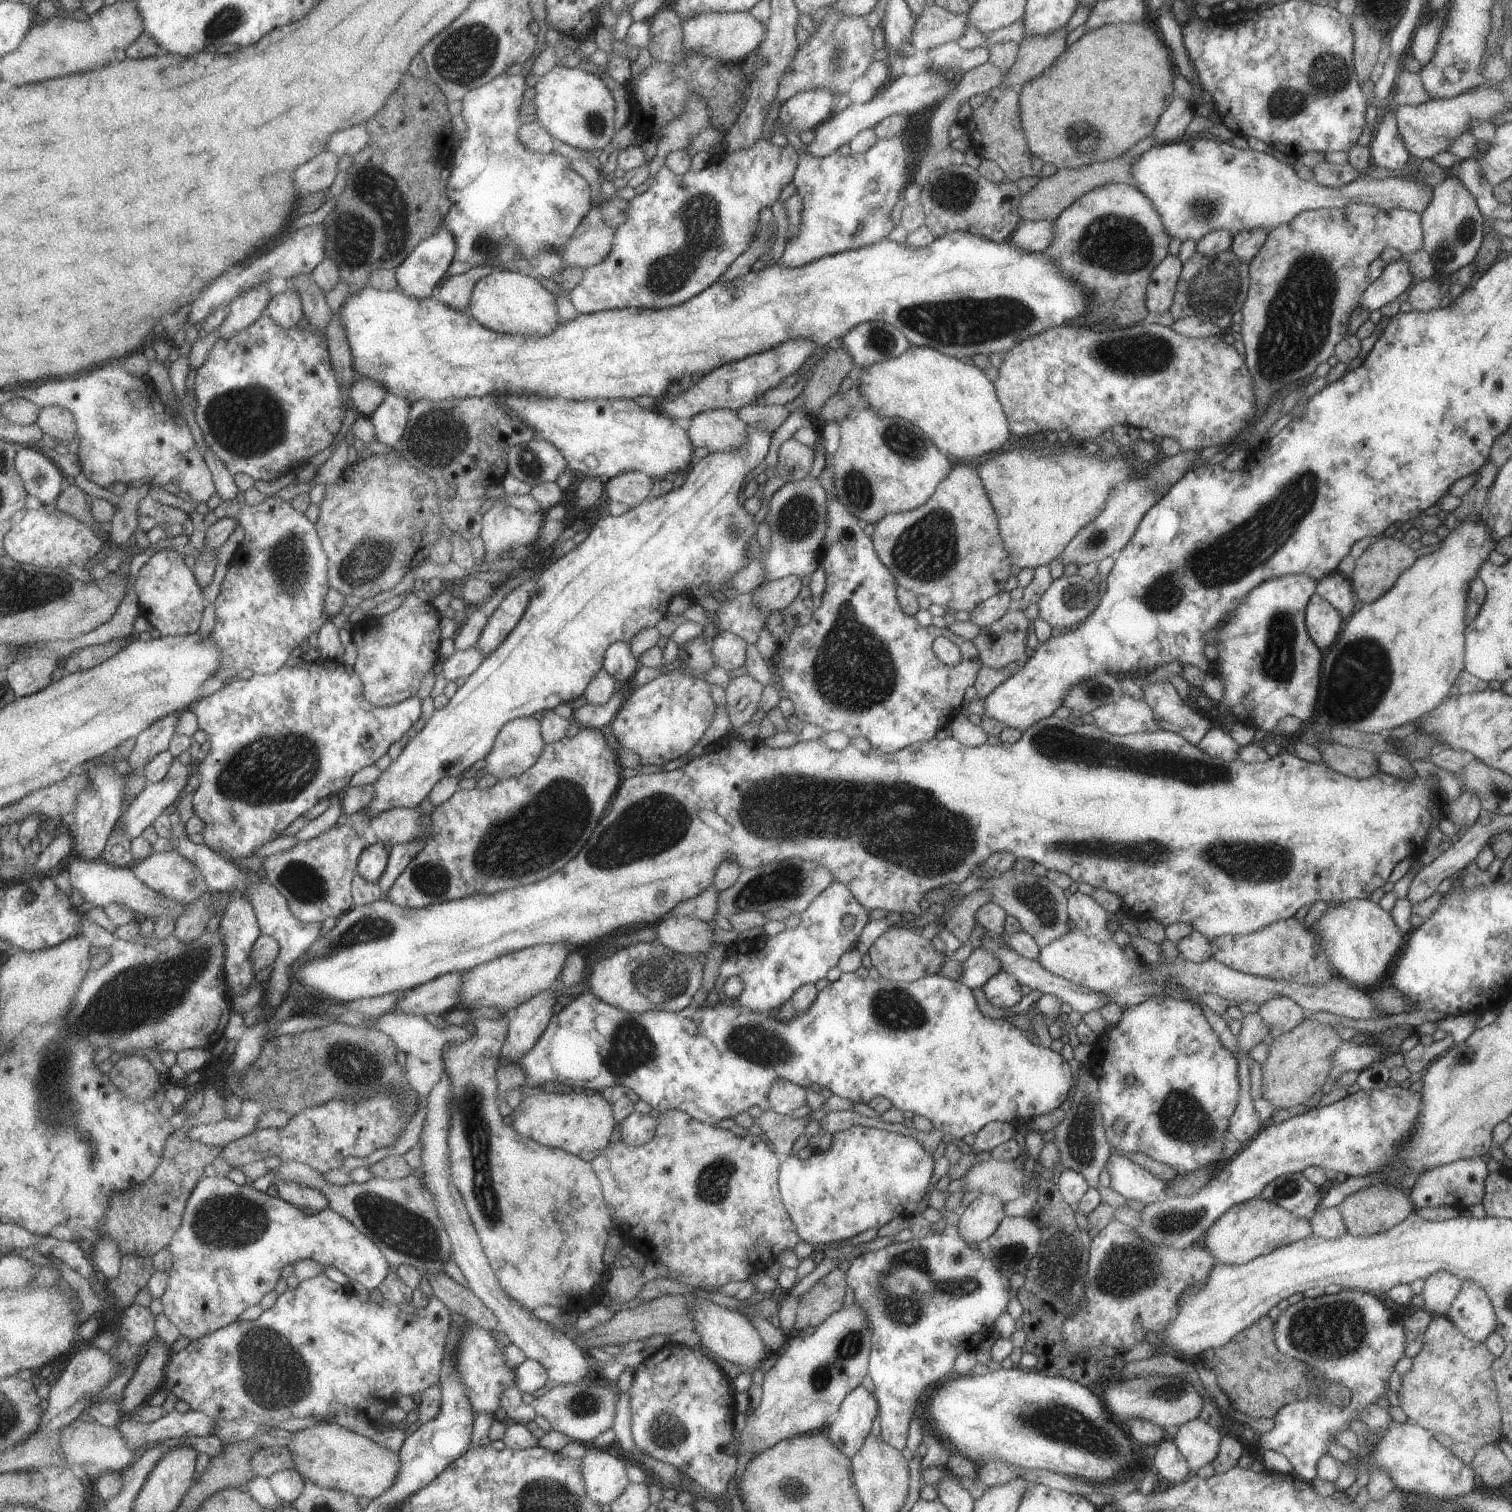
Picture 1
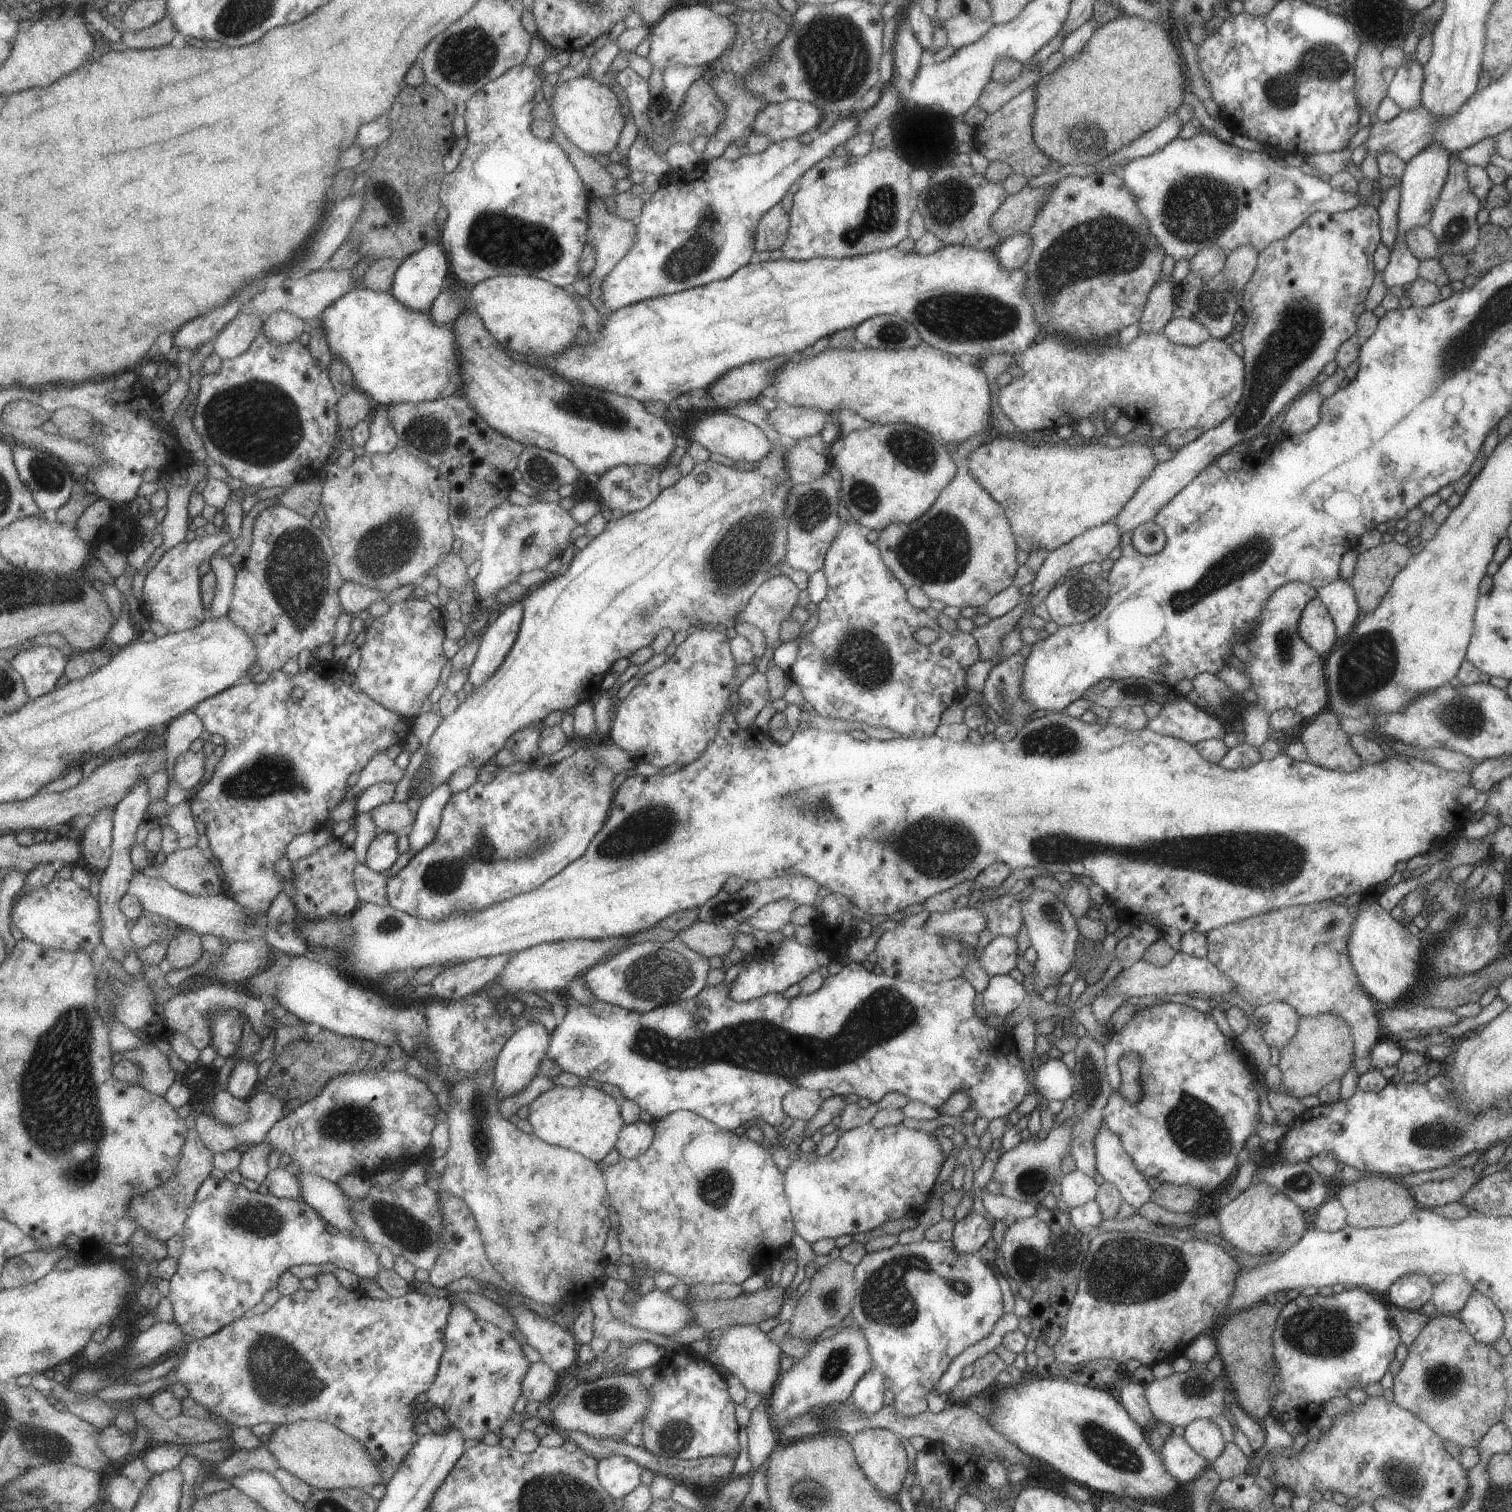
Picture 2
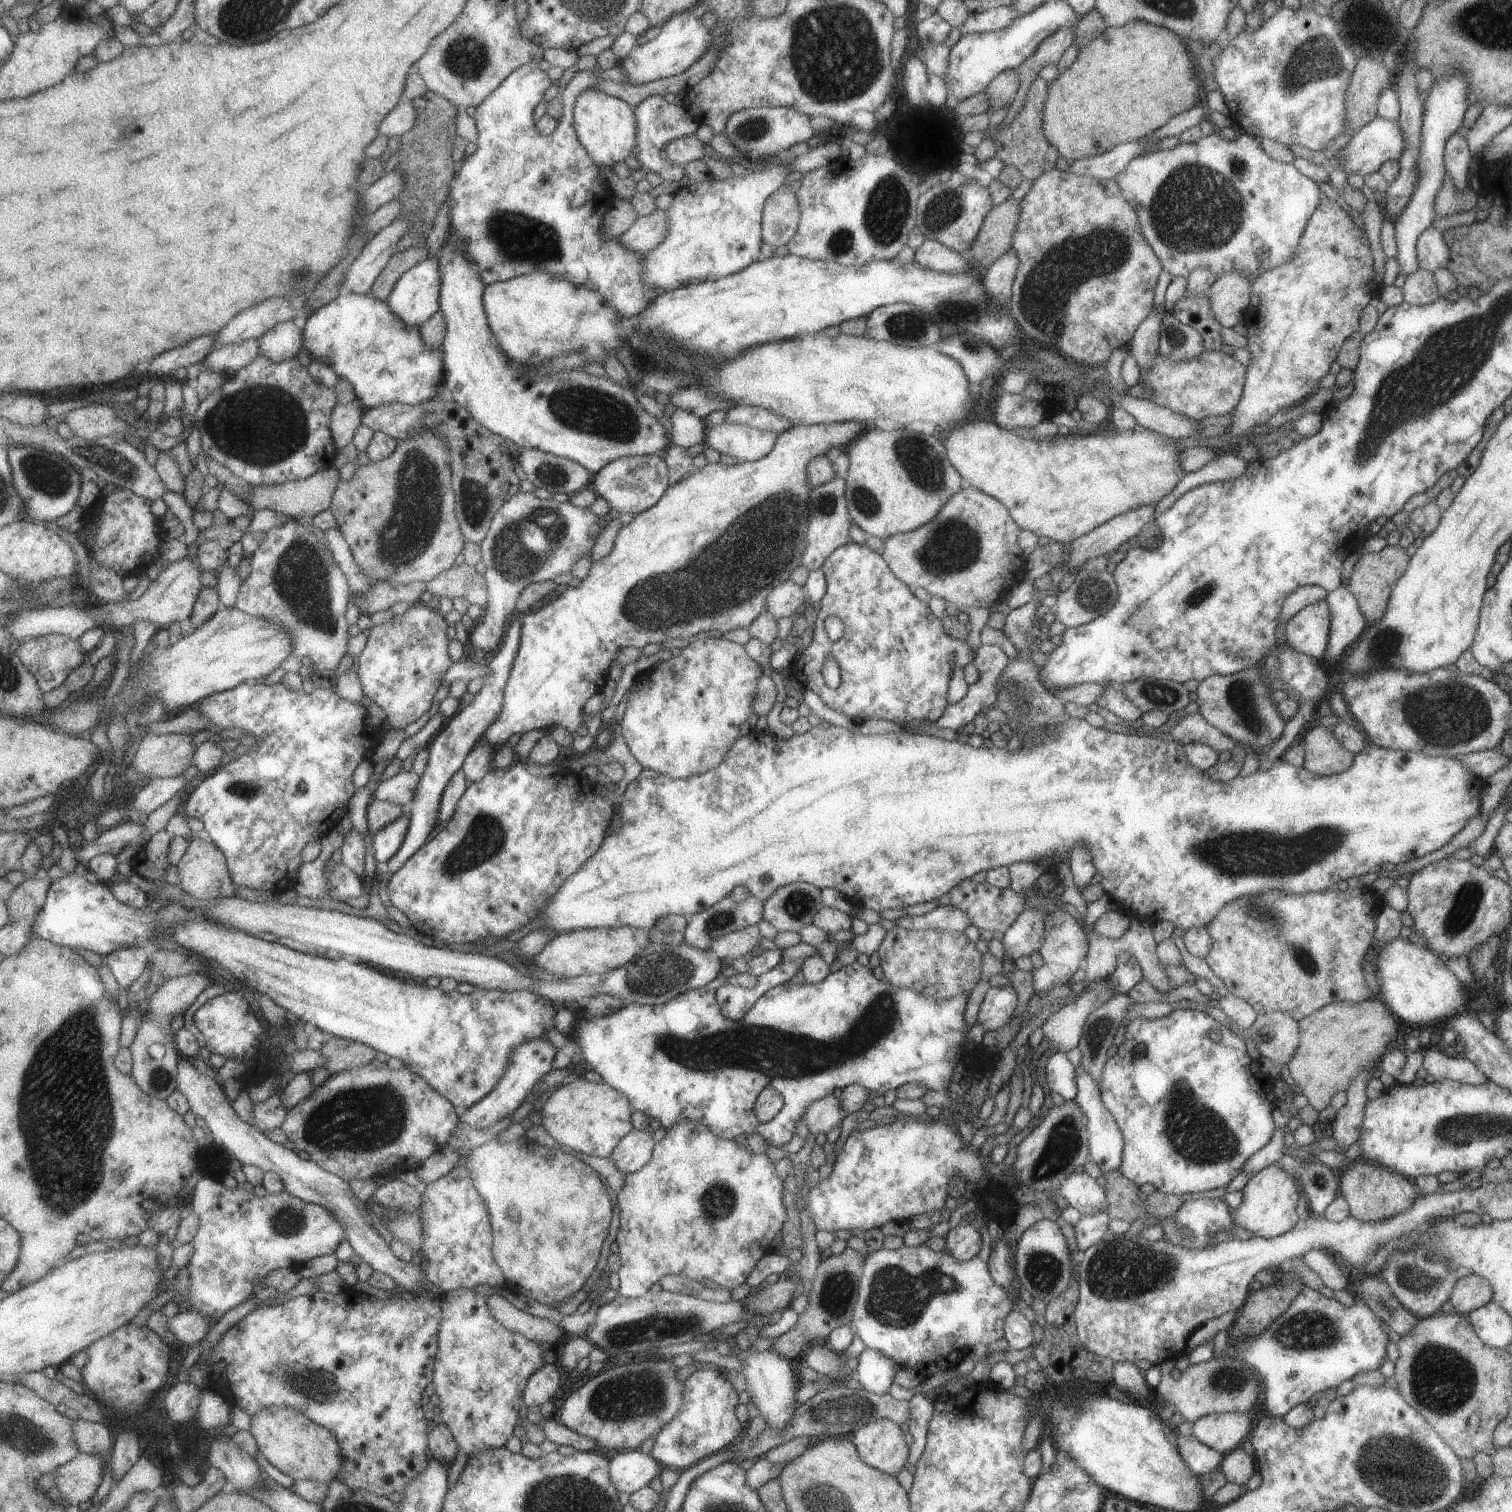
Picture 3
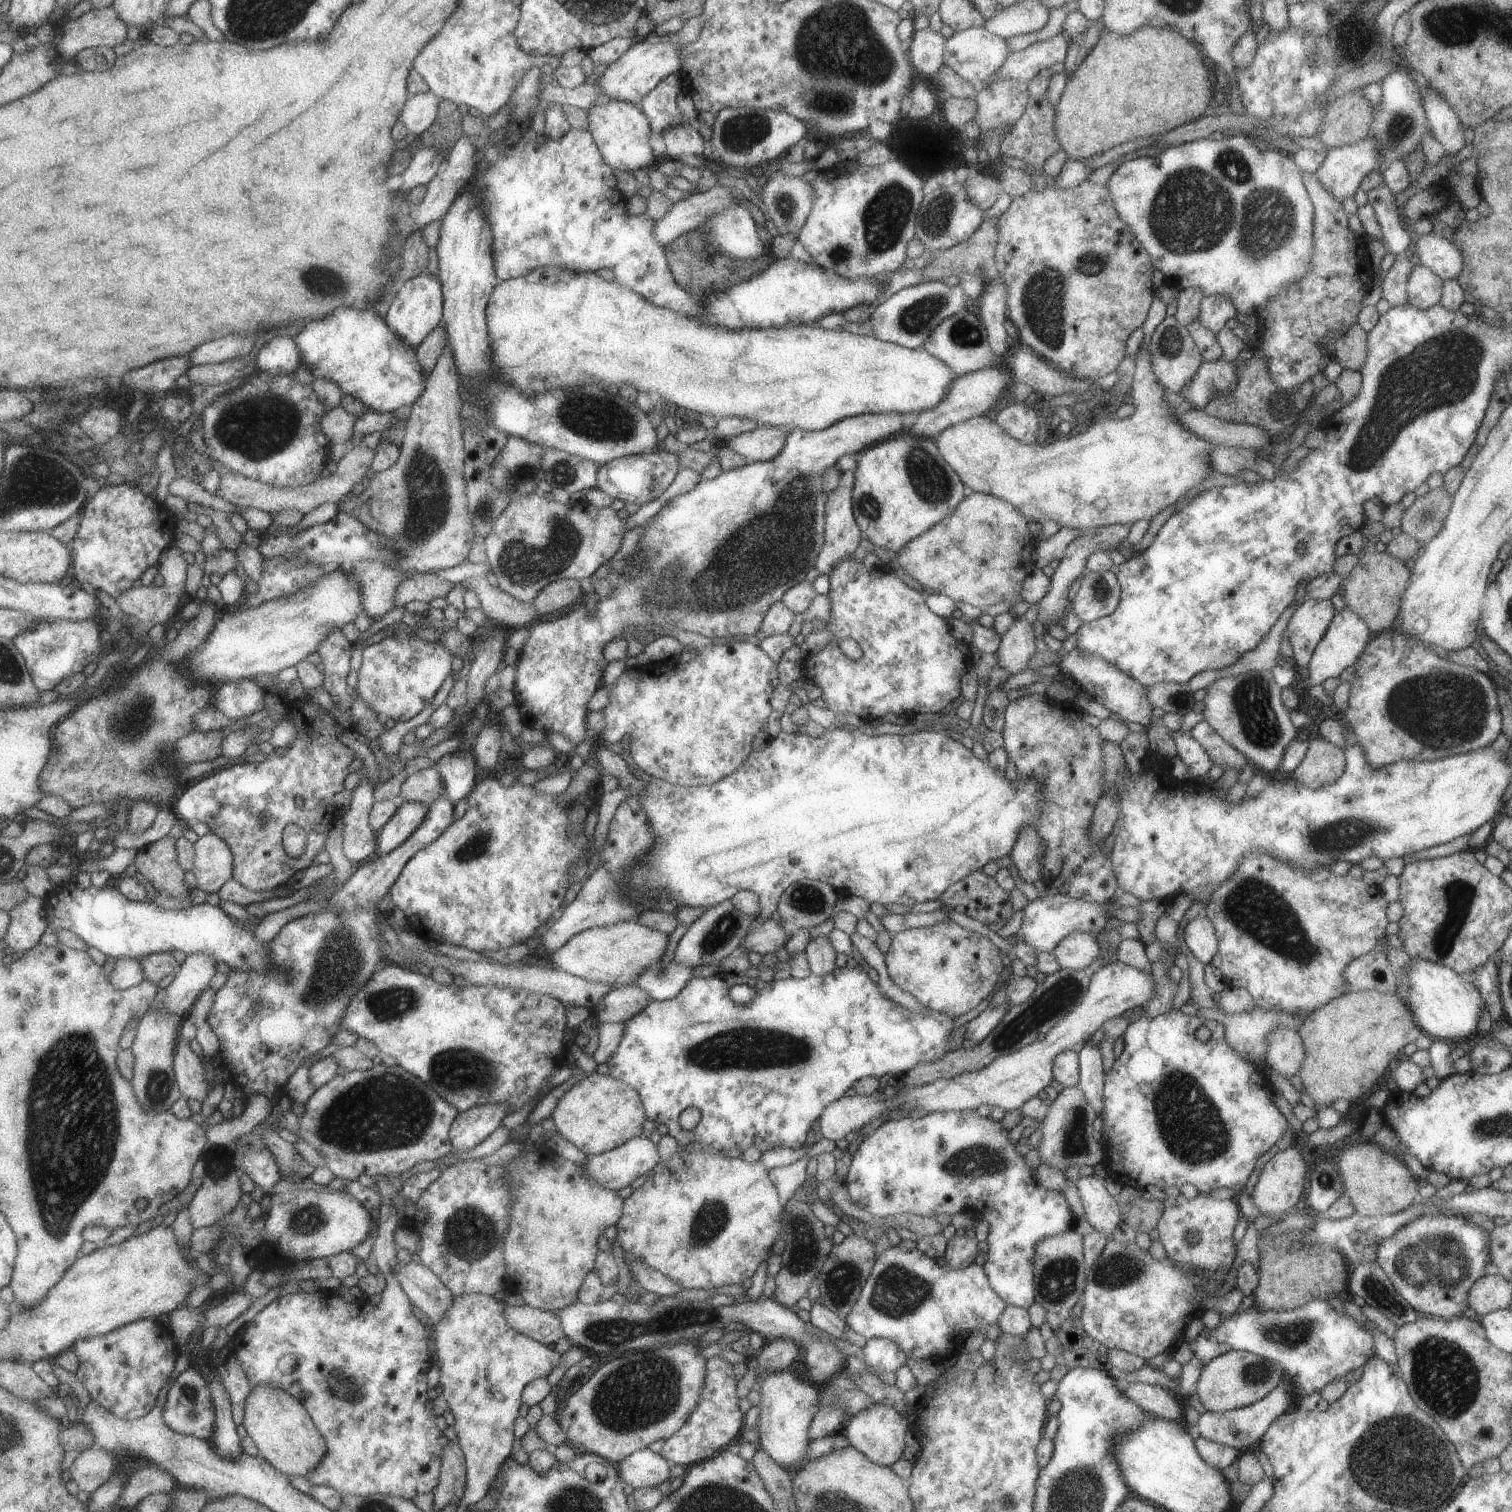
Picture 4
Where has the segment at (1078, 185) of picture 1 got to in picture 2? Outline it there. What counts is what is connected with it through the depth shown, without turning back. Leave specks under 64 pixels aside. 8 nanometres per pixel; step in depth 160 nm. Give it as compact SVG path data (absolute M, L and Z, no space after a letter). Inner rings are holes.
M1026 184L1019 192L1007 195L1000 202L989 219L991 230L1000 241L1028 231L1042 202L1046 202L1050 188L1031 188Z

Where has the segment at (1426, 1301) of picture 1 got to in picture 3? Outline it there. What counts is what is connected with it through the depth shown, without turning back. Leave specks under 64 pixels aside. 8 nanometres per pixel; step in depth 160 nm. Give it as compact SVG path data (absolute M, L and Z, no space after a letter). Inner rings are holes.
M1473 1274L1457 1279L1447 1300L1457 1313L1466 1316L1489 1301L1493 1301L1491 1283Z

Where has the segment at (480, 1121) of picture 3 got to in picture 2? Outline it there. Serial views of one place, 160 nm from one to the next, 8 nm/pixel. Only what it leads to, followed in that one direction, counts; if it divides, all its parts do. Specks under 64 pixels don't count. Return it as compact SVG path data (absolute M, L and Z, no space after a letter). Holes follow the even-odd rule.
M529 1022L514 1032L513 1035L507 1039L499 1056L496 1058L496 1066L493 1070L494 1076L494 1092L496 1099L500 1102L507 1099L516 1092L523 1090L526 1084L531 1082L531 1079L537 1075L537 1068L539 1062L546 1058L548 1042L550 1041L550 1033L539 1022Z

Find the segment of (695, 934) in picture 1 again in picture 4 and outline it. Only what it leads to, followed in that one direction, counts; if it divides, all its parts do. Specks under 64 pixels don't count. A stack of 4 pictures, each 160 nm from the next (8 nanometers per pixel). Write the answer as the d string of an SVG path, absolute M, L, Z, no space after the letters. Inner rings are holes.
M770 918L761 925L753 926L744 936L741 945L745 946L748 953L773 954L789 939L786 931L778 919Z

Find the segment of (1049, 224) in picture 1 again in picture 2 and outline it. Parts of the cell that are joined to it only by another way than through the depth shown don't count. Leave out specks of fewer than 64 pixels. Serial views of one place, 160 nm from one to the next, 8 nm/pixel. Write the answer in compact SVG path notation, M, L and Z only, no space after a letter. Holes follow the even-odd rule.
M1018 234L1000 241L993 250L999 266L1006 271L1023 268L1030 253L1028 234Z

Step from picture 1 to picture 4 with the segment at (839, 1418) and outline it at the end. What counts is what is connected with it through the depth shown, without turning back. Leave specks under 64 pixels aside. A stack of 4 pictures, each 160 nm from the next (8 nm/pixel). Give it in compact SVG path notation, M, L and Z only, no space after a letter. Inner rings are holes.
M871 1337L863 1346L863 1361L870 1368L879 1371L894 1372L908 1356L894 1343L883 1337Z

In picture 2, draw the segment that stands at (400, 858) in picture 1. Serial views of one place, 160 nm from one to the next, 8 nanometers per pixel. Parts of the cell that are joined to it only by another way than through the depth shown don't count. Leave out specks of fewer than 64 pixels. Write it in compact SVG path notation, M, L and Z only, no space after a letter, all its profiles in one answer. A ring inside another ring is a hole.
M444 782L421 800L416 821L407 833L409 846L417 852L435 840L442 823L443 811L449 804L452 794L451 785Z

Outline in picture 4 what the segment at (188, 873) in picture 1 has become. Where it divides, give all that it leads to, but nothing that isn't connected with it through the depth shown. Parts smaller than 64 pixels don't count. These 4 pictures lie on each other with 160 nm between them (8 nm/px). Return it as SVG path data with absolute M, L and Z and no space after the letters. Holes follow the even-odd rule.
M215 831L199 837L196 842L193 874L197 888L206 893L218 892L234 877L234 852L230 844Z

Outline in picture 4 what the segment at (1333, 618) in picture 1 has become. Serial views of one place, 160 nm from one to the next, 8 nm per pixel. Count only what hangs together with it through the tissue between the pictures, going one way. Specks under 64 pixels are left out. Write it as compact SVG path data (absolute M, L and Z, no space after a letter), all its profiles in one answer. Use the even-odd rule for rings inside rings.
M1305 598L1293 611L1286 630L1296 661L1295 667L1301 674L1306 673L1315 645L1321 640L1335 613L1330 599Z

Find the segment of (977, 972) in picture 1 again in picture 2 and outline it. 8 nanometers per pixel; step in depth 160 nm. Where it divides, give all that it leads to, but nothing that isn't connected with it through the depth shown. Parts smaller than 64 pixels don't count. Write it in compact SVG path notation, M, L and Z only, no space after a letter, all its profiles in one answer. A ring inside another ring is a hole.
M997 935L983 949L983 953L978 956L980 965L990 976L1007 975L1015 968L1017 958L1017 942L1015 935Z

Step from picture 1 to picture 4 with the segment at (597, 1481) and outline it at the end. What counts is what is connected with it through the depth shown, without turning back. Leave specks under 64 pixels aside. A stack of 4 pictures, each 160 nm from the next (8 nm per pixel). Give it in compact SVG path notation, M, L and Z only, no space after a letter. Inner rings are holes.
M641 1449L616 1464L618 1475L633 1489L653 1488L670 1478L671 1464L659 1453Z

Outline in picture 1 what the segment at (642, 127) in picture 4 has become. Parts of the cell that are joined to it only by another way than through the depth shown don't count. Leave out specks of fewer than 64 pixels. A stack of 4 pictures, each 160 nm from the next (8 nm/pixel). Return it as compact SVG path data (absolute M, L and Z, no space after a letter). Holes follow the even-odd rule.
M557 64L539 77L533 89L536 121L553 140L592 152L601 152L611 141L616 132L613 126L615 102L597 73Z

